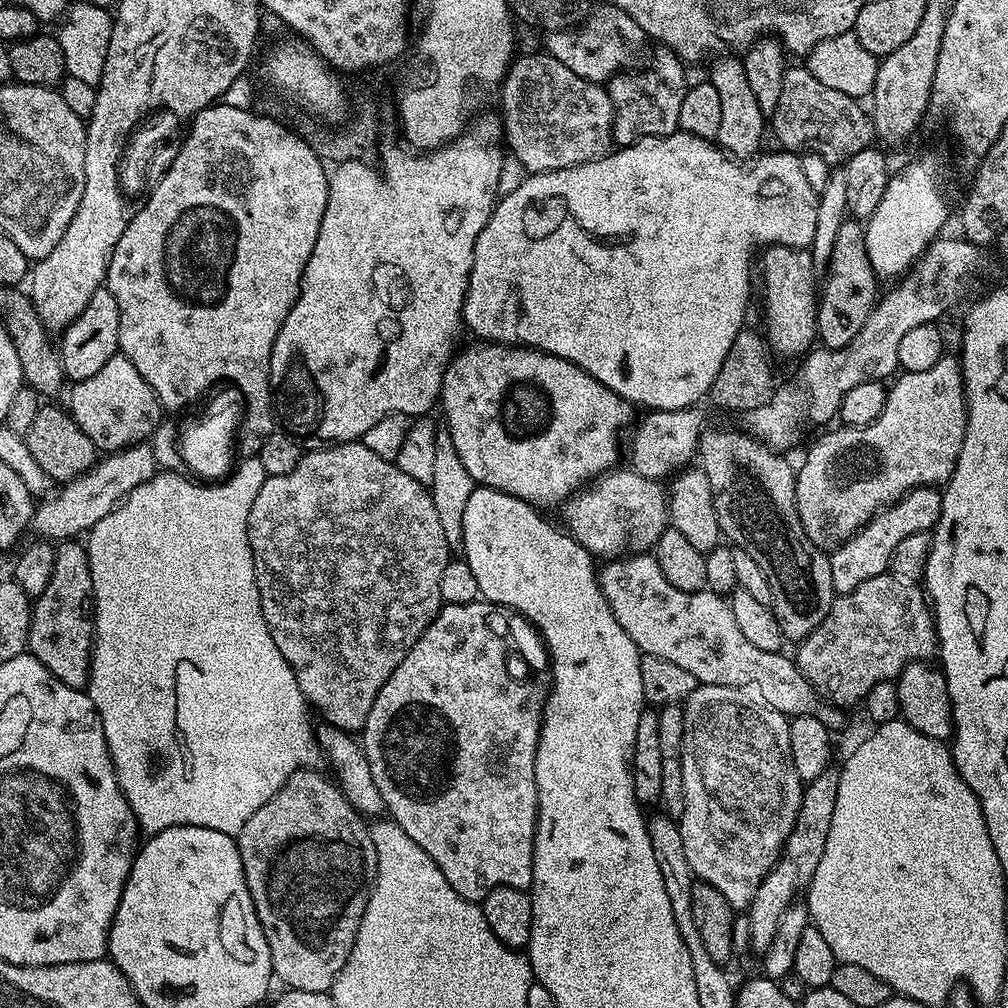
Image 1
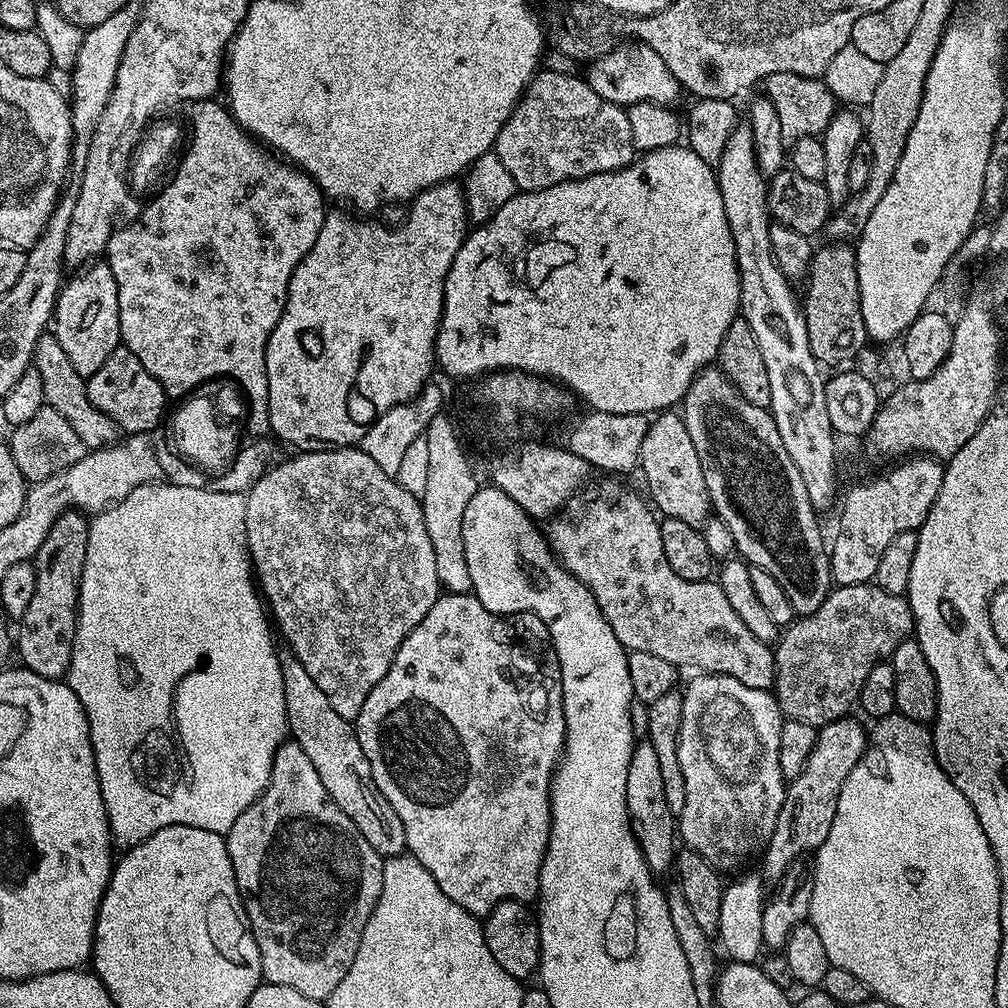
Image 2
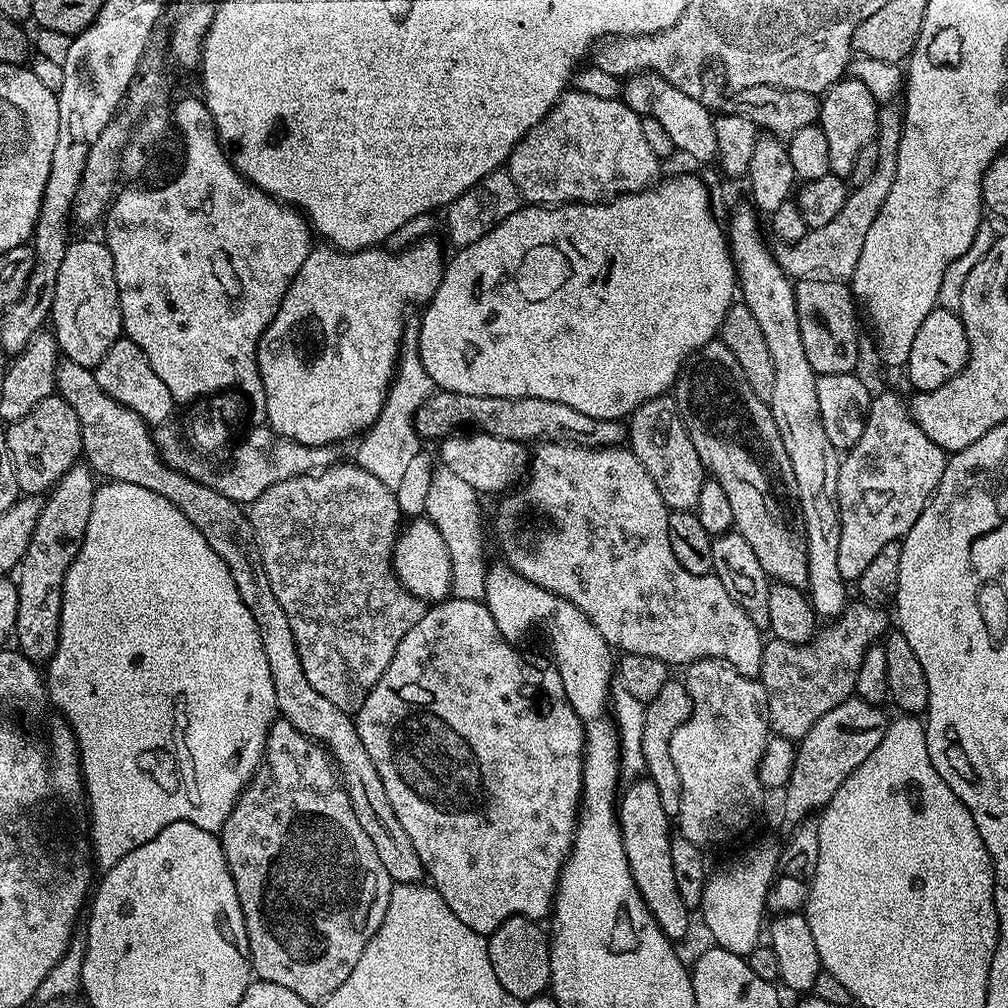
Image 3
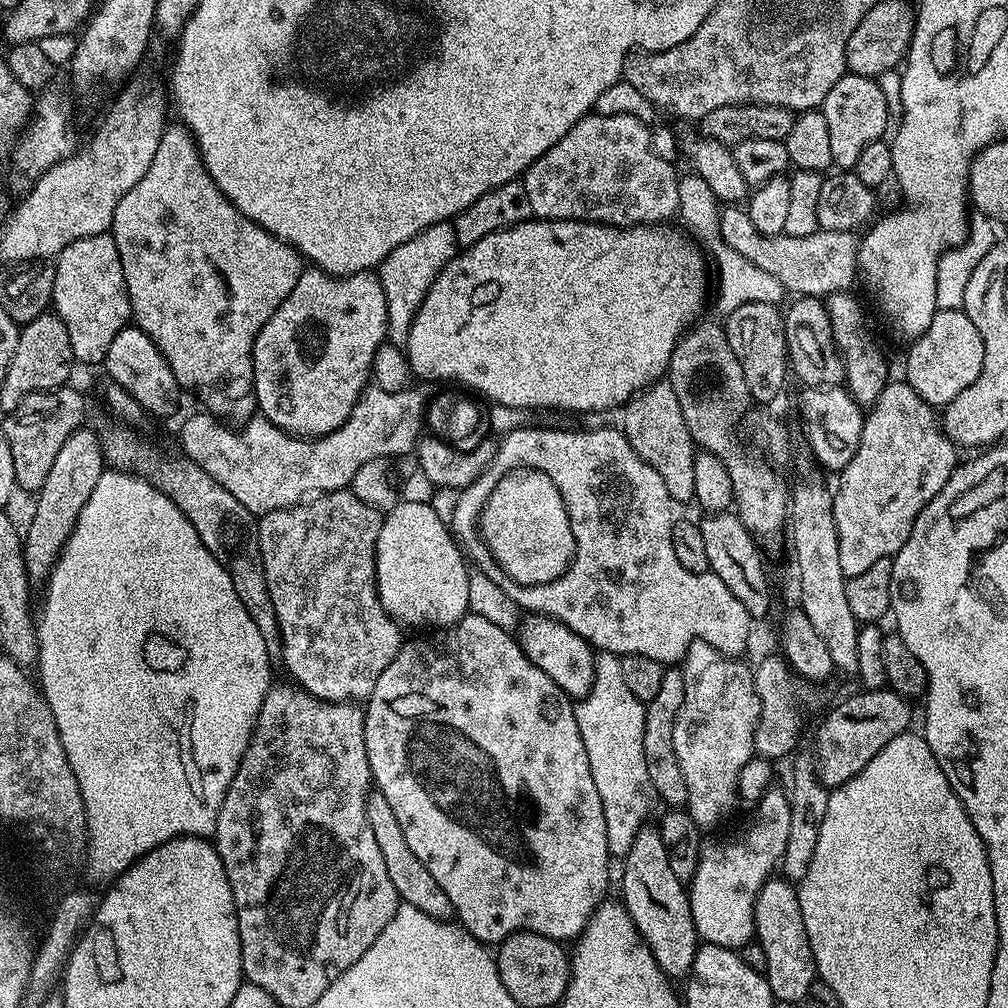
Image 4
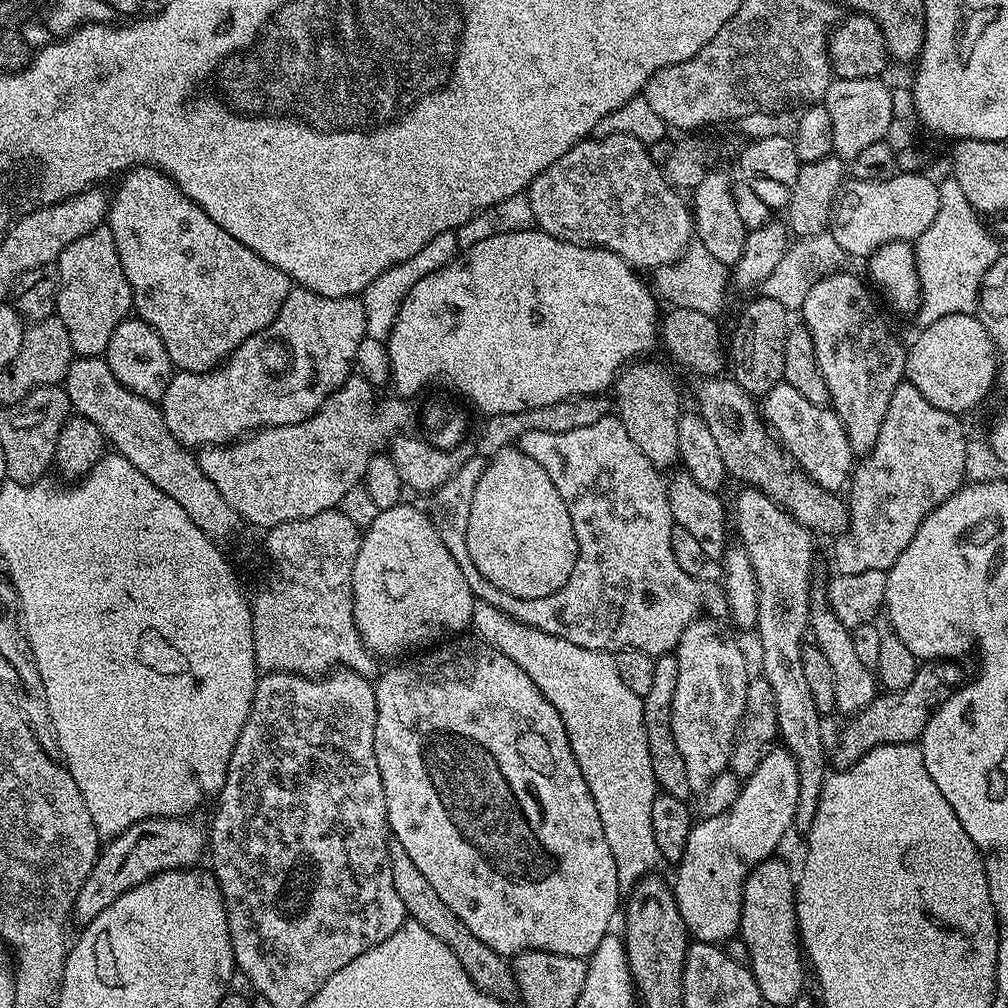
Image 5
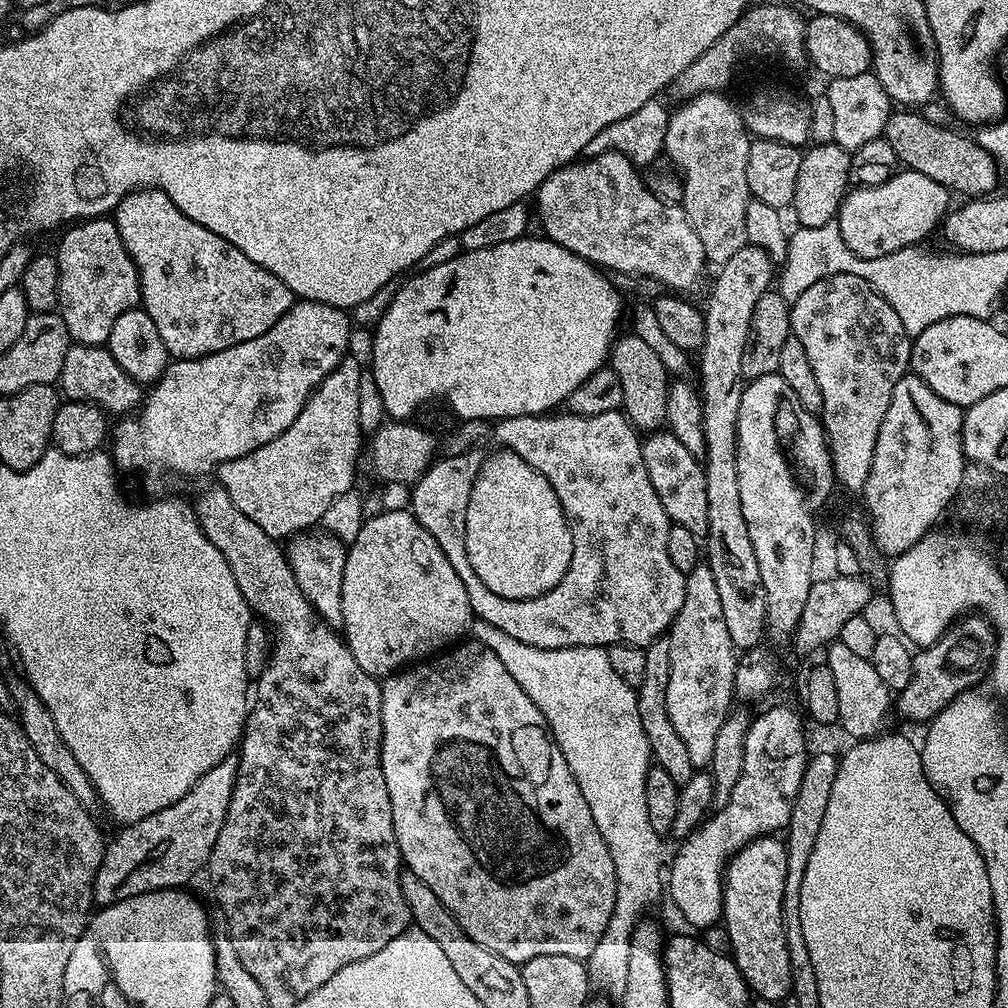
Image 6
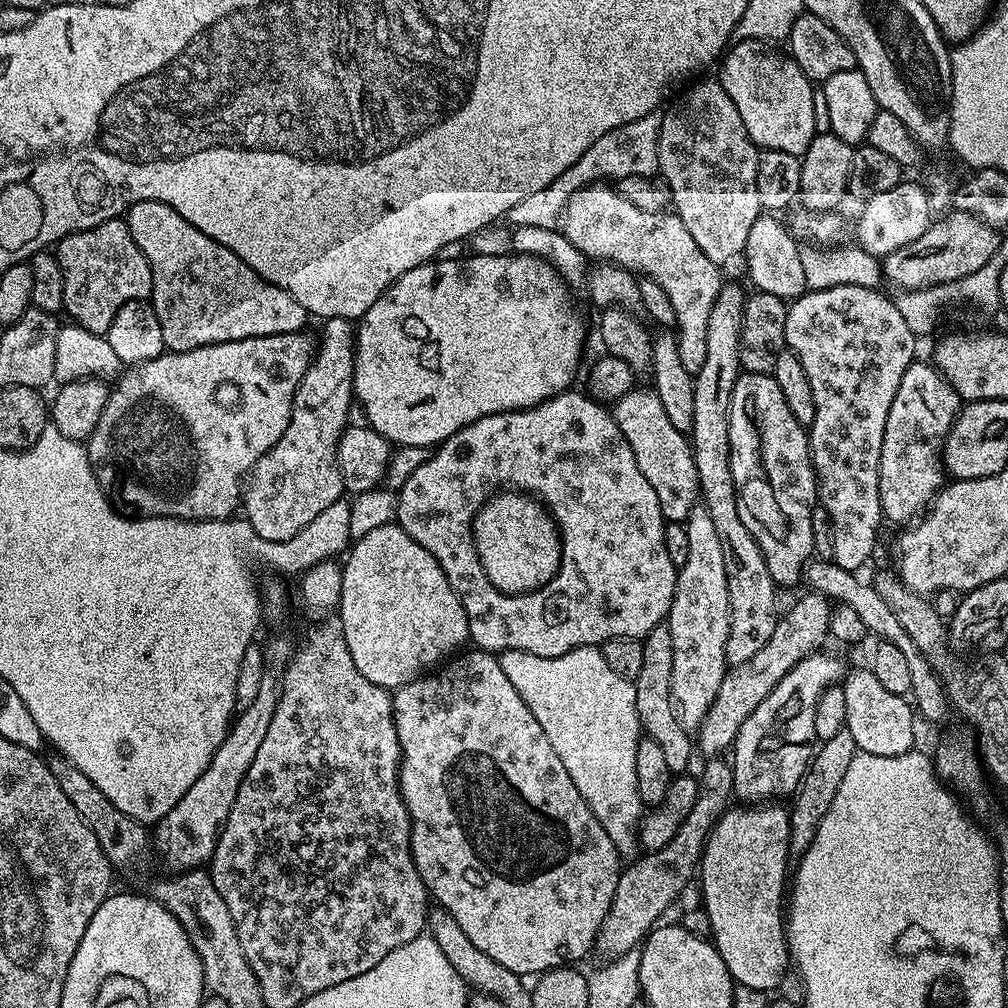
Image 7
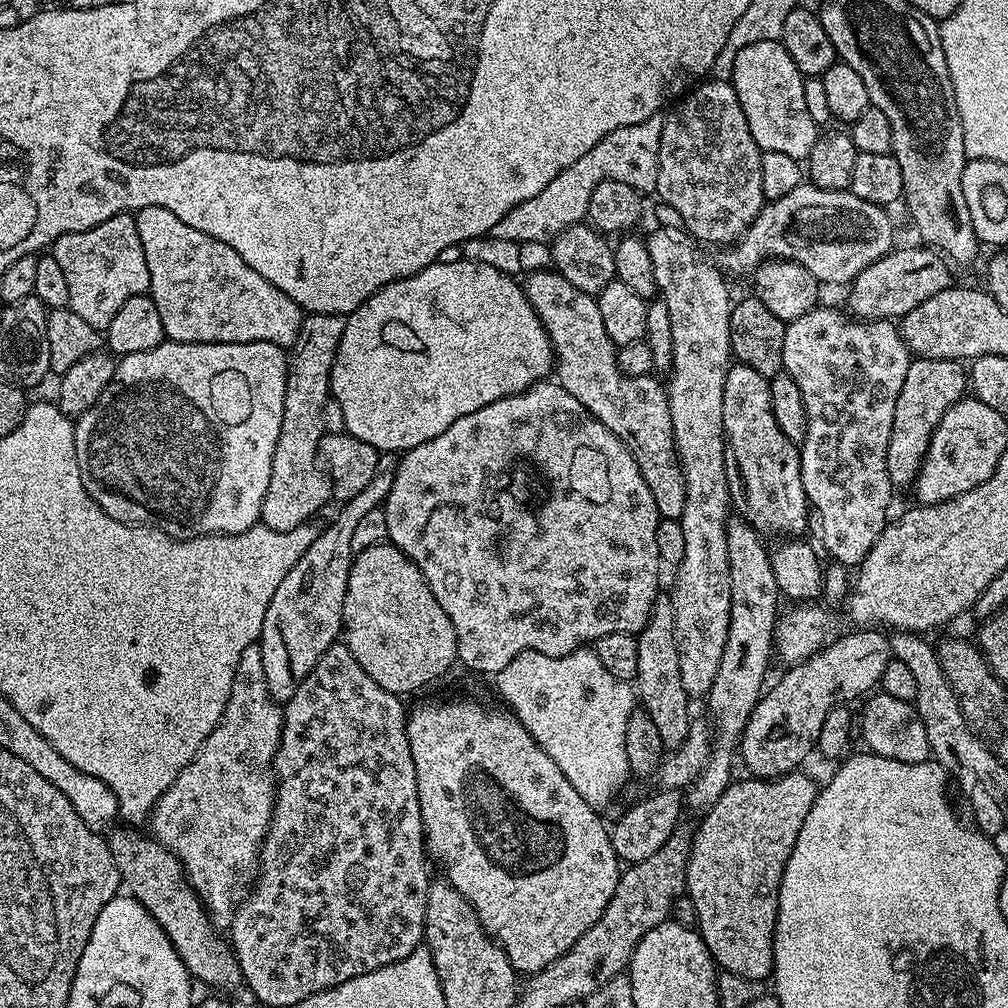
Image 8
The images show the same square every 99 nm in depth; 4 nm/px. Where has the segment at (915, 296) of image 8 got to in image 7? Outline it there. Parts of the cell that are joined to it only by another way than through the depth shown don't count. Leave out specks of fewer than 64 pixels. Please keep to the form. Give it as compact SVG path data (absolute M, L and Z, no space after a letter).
M954 210L950 213L946 220L937 219L931 224L922 238L914 238L914 242L902 246L902 250L894 250L883 257L882 276L885 281L889 280L896 290L906 292L933 288L939 284L954 284L982 270L982 266L994 258L1000 248L1001 233L969 212Z

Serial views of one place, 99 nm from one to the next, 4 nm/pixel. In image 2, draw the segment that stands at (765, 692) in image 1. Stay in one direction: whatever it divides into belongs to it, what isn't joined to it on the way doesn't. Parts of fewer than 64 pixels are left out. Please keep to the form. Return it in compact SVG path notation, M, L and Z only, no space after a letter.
M604 478L600 493L593 500L585 504L573 503L570 512L557 515L549 523L553 524L546 528L546 539L557 560L570 575L578 578L578 582L588 587L590 594L594 594L606 622L610 622L610 630L614 630L618 642L628 652L646 650L681 669L696 668L692 670L700 674L729 676L751 688L771 689L774 684L773 649L758 642L758 638L746 630L742 618L734 614L726 594L722 594L719 583L711 579L690 582L678 578L678 574L670 570L670 562L666 562L666 554L662 551L657 513L641 493L640 497L616 480L619 479Z

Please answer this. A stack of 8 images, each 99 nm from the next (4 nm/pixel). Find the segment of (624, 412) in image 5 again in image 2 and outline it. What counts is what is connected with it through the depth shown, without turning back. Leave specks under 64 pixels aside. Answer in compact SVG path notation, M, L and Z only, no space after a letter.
M665 410L649 423L646 438L642 438L638 468L644 471L644 480L648 483L647 499L661 517L678 518L678 522L694 528L708 523L712 499L706 490L706 478L702 478L702 462L698 462L694 441L675 411Z

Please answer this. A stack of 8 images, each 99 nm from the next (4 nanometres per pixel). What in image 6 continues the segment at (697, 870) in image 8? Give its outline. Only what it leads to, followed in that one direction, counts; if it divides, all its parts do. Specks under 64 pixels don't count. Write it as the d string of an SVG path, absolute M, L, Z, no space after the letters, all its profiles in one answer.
M769 834L751 840L729 860L724 873L722 927L730 934L730 955L749 989L759 999L777 1002L789 999L792 991L790 955L782 922L786 872L785 841Z

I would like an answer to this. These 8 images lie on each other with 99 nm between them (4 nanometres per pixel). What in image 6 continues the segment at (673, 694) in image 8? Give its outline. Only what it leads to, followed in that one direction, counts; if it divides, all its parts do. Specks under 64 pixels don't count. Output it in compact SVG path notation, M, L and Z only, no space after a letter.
M661 638L644 648L646 654L646 678L642 678L636 693L638 702L638 718L642 718L642 730L646 730L646 742L655 767L666 770L676 785L690 782L694 771L690 762L690 754L686 754L686 746L682 746L682 738L678 738L678 730L674 730L674 722L670 722L670 714L666 706L666 686L670 678L670 646L667 639Z

